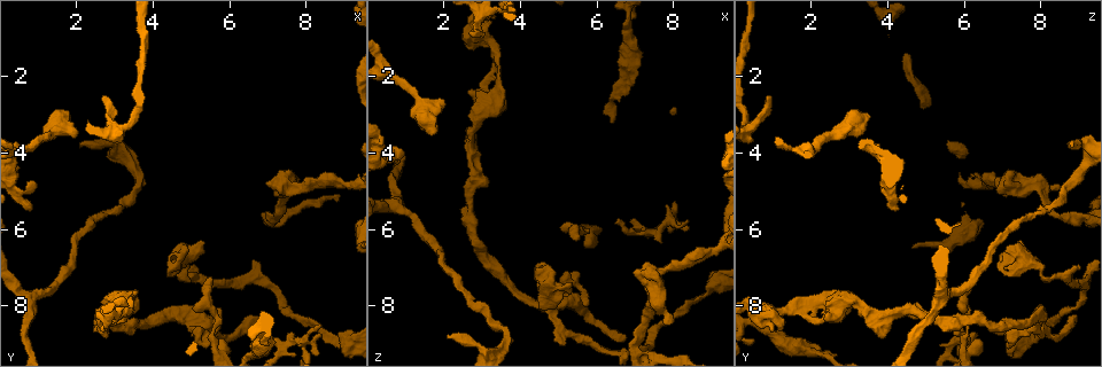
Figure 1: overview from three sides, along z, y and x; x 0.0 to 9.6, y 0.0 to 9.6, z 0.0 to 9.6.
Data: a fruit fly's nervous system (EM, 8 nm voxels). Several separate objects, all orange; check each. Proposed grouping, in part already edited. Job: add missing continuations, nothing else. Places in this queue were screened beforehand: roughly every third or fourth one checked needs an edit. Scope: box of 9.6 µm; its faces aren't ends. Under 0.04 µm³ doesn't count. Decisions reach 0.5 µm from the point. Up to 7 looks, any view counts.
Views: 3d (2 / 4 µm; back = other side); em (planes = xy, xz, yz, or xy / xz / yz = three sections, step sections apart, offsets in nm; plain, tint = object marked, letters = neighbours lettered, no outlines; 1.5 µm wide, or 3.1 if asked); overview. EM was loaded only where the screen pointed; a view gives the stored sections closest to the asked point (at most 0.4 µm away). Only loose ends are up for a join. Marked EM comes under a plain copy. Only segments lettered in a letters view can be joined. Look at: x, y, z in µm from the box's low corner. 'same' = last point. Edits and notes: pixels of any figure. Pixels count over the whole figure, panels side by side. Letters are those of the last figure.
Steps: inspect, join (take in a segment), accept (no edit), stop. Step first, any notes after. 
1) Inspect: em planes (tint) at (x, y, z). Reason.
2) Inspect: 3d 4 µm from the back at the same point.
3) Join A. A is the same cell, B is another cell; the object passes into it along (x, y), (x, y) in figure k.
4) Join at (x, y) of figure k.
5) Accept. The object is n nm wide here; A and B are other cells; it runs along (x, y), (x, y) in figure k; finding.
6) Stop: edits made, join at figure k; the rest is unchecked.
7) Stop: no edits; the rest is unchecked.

Inspect: em planes (letters) at (6.75, 8.35, 8.85). Branch stops here.

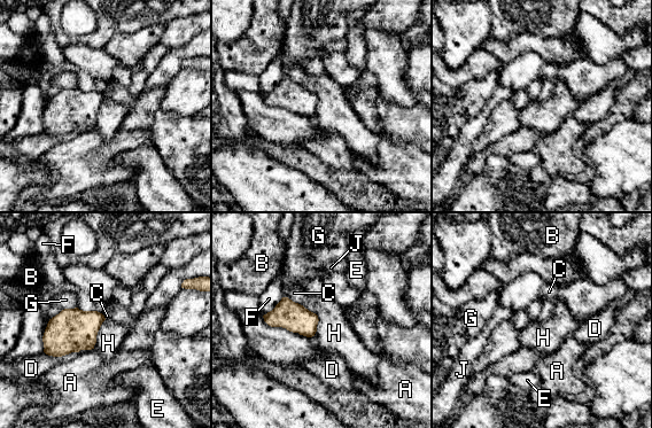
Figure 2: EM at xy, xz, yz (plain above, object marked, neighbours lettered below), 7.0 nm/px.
Accept. A, B, C, D, E, F, G, H and J are other cells; a border runs along (302, 305), (317, 316), (315, 335) in figure 2; none of them fits.

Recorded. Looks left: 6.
Inspect: 3d 2 µm at (5.55, 7.35, 6.25). An open end.

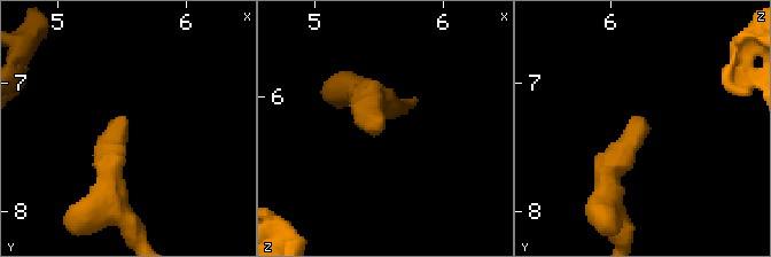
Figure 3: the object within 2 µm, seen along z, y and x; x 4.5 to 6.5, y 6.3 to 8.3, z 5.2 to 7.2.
Inspect: em xy step 4 (tint) at (5.56, 7.32, 6.24).

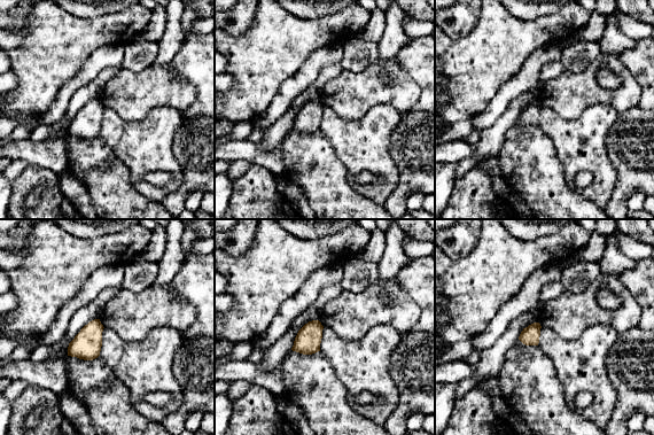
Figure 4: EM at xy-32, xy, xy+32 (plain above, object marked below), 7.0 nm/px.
Inspect: em planes (letters) at the same point.

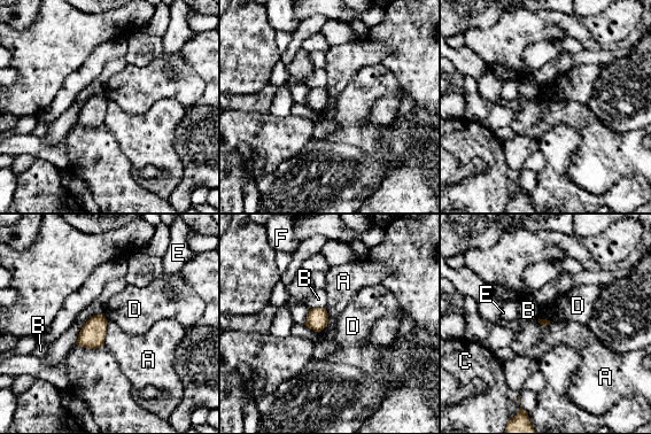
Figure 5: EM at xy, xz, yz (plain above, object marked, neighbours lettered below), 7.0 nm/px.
Accept. A, B, C, D, E and F are other cells; a border runs along (108, 322), (103, 345) in figure 5; none of them fits.

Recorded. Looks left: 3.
Inspect: em xz step 4 (tint) at (2.80, 8.70, 3.90). Free end.

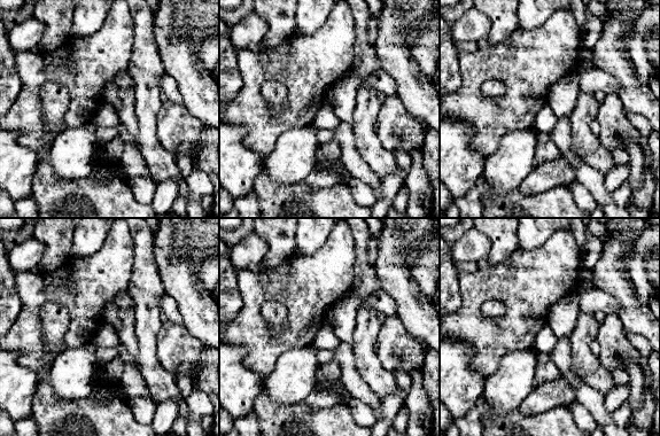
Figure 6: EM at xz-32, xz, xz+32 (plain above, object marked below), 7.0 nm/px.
Inspect: em planes (letters) at the same point.

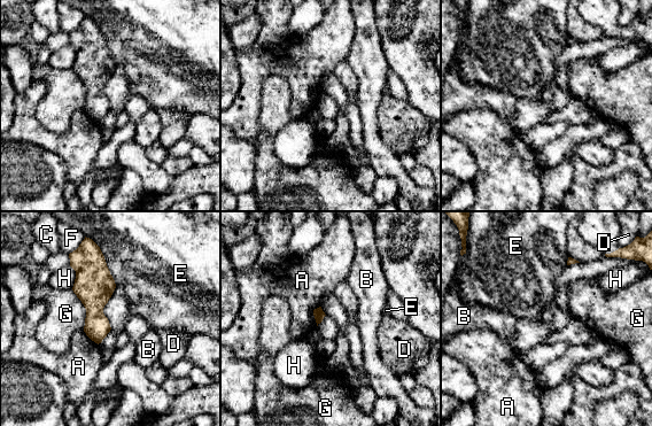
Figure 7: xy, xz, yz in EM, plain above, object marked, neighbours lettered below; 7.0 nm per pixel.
Accept. The longest contact is with E, 340 nm; A, B, C, D, E, F, G and H are other cells; a border runs along (71, 289), (85, 309), (84, 328) in figure 7; none of them fits.

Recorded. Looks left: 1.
Stop: no edits; the rest is unchecked.

